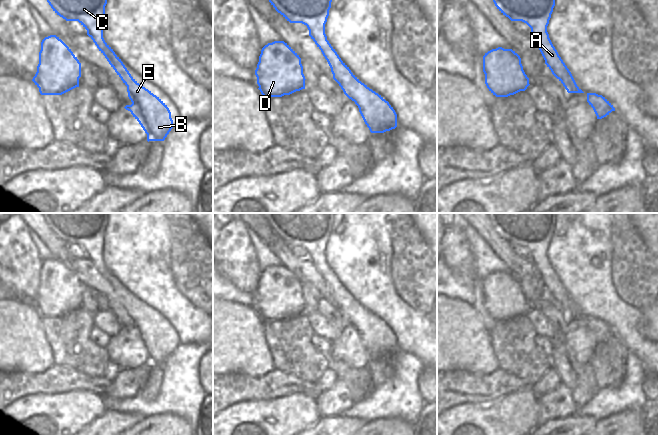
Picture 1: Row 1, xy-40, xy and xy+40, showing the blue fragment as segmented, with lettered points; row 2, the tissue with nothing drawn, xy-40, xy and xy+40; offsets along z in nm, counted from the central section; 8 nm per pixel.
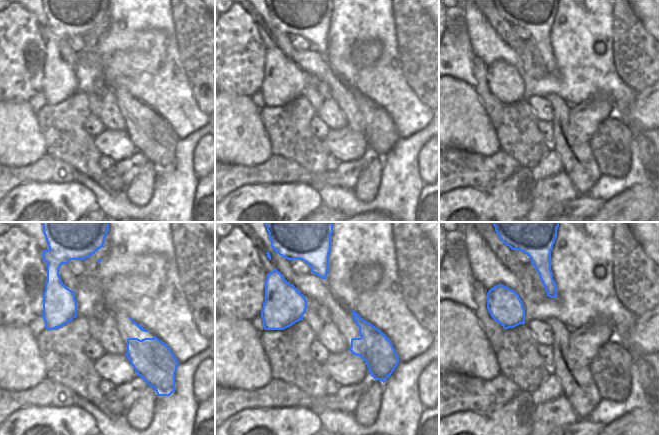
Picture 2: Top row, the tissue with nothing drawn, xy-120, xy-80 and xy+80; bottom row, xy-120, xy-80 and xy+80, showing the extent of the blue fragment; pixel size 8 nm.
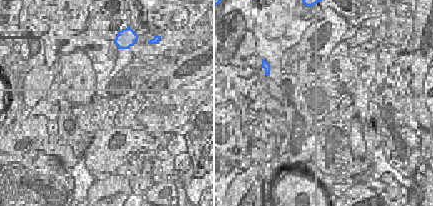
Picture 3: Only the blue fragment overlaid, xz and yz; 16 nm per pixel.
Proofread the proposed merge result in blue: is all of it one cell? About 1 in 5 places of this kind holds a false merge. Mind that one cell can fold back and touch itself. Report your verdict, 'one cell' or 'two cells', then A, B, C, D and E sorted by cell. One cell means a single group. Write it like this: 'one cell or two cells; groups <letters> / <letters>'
one cell; groups A B C D E

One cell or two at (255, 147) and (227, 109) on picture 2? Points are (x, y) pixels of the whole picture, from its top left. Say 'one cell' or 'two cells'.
one cell

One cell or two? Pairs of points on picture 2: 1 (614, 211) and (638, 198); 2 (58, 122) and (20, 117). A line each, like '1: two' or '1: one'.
1: one
2: two

